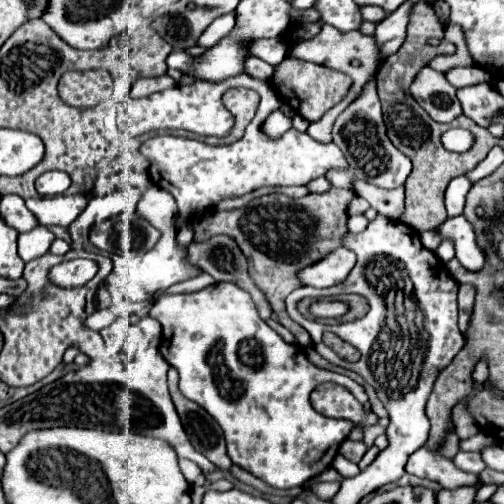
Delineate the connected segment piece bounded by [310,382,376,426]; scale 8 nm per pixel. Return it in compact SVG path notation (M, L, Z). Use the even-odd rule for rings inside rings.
M324 382L316 386L314 392L310 394L310 402L324 416L348 418L354 424L362 424L362 426L376 424L376 416L372 412L366 414L362 404L352 396L352 392L348 392L344 386L334 382Z

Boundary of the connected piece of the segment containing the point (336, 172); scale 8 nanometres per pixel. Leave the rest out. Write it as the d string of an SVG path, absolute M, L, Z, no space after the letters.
M334 168L332 172L326 174L328 182L332 186L338 186L338 188L354 188L354 176L348 168Z

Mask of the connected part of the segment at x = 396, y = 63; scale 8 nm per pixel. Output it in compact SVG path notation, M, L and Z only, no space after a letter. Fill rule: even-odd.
M418 2L410 12L408 36L406 36L402 48L382 62L382 66L378 70L378 76L376 76L378 96L380 96L382 112L384 112L384 122L388 124L388 138L414 164L412 174L408 176L408 180L404 184L406 212L400 220L404 224L416 228L416 230L434 230L436 224L446 218L444 190L446 190L448 182L452 178L462 176L464 172L472 170L488 154L488 150L492 146L502 144L492 134L480 136L482 126L474 124L474 120L468 120L468 116L464 116L464 114L458 116L450 124L440 124L440 122L434 122L434 120L430 122L430 116L416 104L414 98L410 98L410 94L408 94L408 76L416 74L422 66L426 66L430 62L430 58L434 58L436 54L446 50L446 44L444 44L444 48L434 48L434 46L428 44L428 38L442 38L442 36L444 36L444 28L436 20L434 8L428 2ZM450 128L466 128L466 130L472 132L474 144L468 152L450 152L442 146L440 138Z

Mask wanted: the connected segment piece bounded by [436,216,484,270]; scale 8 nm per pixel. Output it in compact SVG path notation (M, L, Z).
M464 216L444 220L442 224L438 224L436 232L442 240L452 240L454 250L456 250L456 258L460 260L460 264L464 268L468 268L468 270L480 270L482 268L484 254L476 246L472 224L468 224L468 220Z

